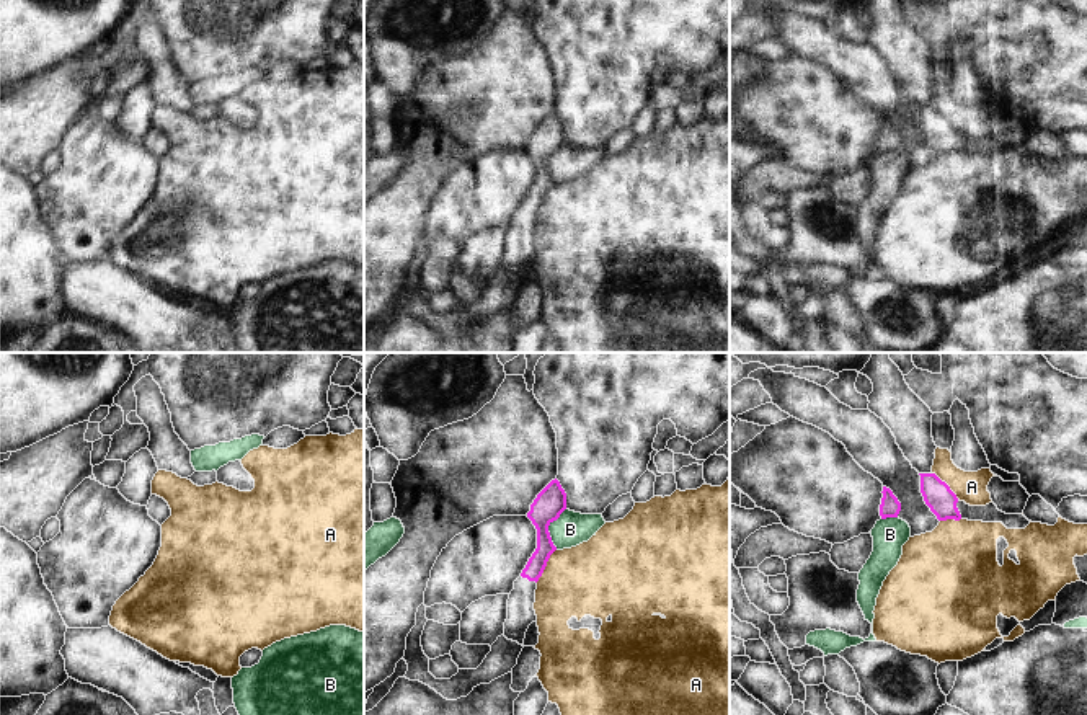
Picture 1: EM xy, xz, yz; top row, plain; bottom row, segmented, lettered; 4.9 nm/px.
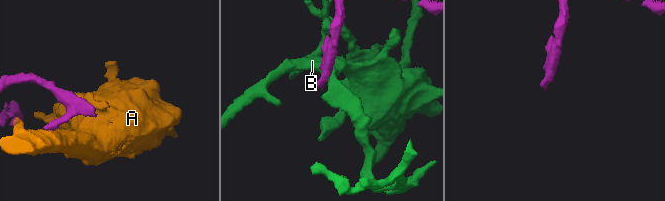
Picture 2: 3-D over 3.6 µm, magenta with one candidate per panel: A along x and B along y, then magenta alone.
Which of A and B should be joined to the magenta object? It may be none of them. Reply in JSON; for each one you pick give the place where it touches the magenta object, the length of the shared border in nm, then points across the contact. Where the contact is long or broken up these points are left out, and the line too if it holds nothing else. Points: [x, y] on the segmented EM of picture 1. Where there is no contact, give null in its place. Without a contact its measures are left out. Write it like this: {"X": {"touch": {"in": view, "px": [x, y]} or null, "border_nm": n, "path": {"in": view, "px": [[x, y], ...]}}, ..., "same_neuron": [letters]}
{"same_neuron": []}

